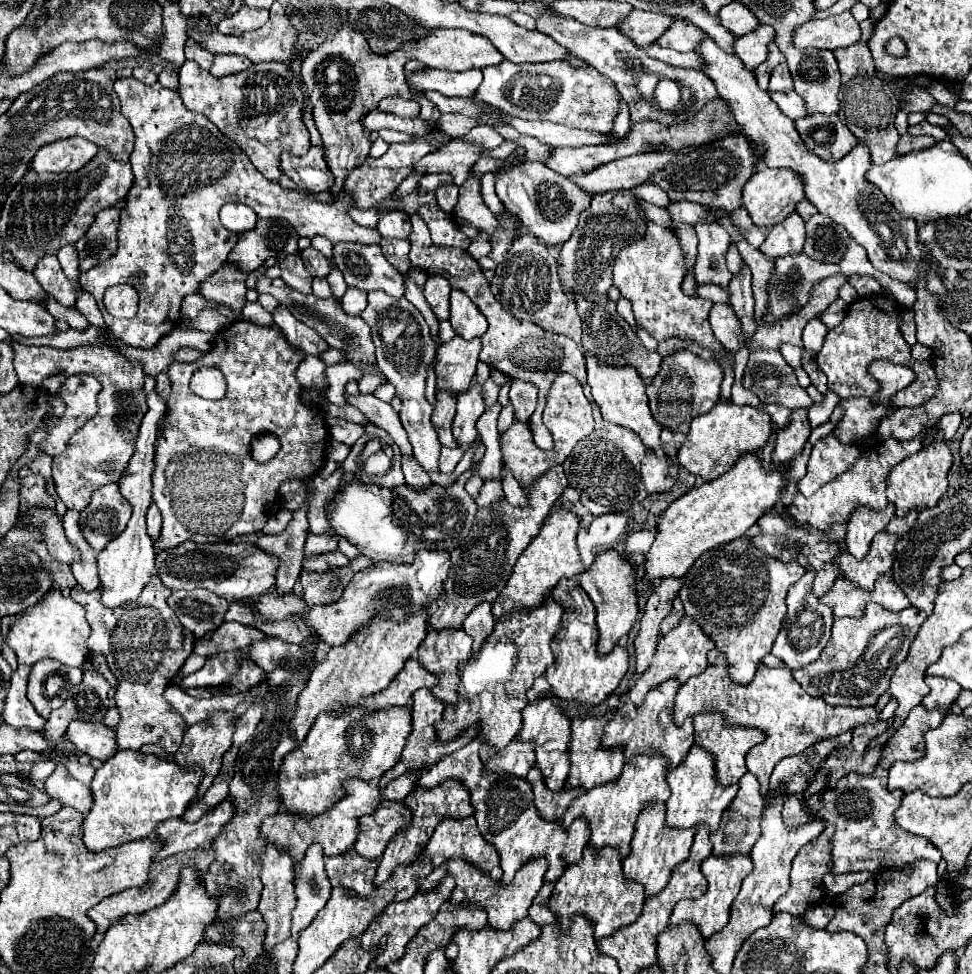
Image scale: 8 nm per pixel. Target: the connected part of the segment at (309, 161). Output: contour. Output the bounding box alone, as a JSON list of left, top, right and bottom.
[280,146,334,192]

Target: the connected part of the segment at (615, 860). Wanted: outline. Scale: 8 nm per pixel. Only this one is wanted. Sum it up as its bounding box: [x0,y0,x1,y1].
[548,844,644,938]

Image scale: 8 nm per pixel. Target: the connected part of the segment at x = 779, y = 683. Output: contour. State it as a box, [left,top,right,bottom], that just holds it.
[674,658,878,796]

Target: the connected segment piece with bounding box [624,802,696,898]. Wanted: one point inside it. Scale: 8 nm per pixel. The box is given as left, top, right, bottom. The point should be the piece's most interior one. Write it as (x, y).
(655, 850)

